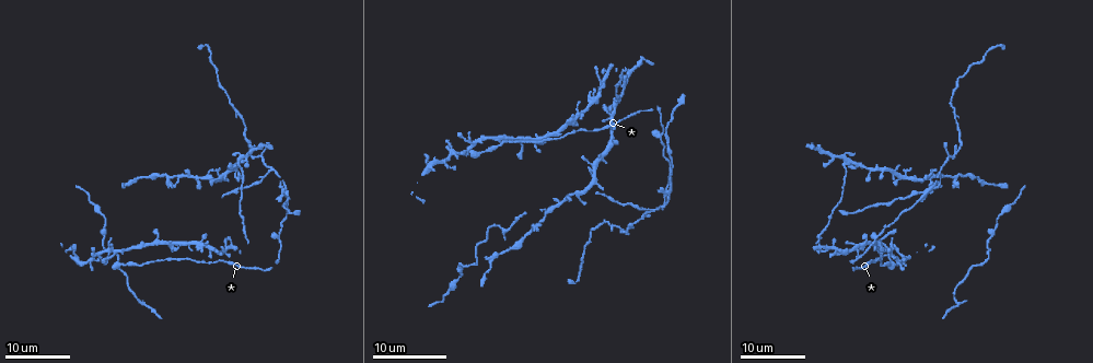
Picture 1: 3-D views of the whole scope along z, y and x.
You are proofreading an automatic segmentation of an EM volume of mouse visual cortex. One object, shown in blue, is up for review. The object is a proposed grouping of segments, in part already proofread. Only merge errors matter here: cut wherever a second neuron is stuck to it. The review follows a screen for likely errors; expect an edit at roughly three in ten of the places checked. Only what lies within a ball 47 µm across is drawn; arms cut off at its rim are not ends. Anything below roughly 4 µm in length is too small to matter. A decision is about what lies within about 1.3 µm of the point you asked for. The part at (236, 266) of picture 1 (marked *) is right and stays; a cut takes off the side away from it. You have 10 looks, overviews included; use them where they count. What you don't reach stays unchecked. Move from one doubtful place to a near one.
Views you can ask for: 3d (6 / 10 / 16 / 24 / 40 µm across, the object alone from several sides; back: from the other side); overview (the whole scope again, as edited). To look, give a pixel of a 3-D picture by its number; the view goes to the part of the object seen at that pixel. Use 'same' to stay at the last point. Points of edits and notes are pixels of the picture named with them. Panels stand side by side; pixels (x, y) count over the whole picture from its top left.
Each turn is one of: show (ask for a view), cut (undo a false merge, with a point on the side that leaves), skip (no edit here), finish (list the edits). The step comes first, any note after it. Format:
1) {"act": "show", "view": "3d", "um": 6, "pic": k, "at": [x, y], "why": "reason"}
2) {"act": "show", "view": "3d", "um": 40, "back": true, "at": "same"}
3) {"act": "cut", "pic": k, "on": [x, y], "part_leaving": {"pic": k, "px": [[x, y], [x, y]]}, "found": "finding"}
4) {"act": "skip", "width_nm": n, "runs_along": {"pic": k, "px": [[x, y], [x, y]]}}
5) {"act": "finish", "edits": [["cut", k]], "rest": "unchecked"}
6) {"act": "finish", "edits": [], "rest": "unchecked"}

{"act": "show", "view": "3d", "um": 24, "pic": 1, "at": [942, 168], "why": "arms part here"}

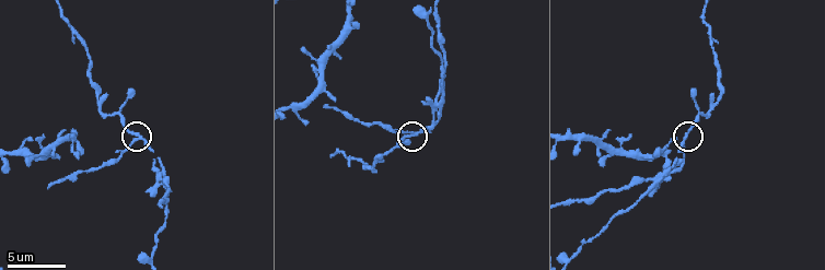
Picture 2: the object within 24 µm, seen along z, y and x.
{"act": "show", "view": "3d", "um": 6, "pic": 2, "at": [412, 136], "why": "closer look"}

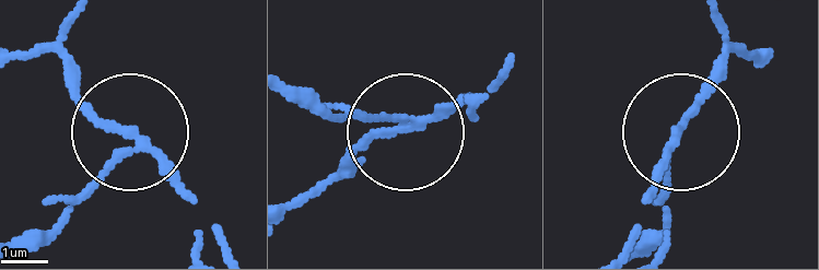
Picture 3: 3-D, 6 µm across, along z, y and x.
{"act": "cut", "pic": 3, "on": [78, 197], "arms": 3, "part_leaving": {"pic": 3, "px": [[124, 156], [57, 223], [10, 246]]}, "found": "two neurons meet here"}

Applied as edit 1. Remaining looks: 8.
{"act": "show", "view": "overview"}

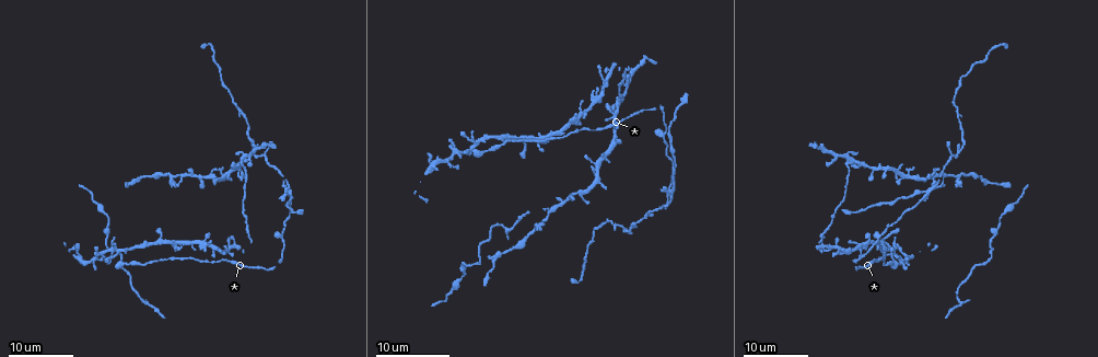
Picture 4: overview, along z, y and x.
{"act": "show", "view": "3d", "um": 24, "pic": 4, "at": [615, 135], "why": "three arms meet"}

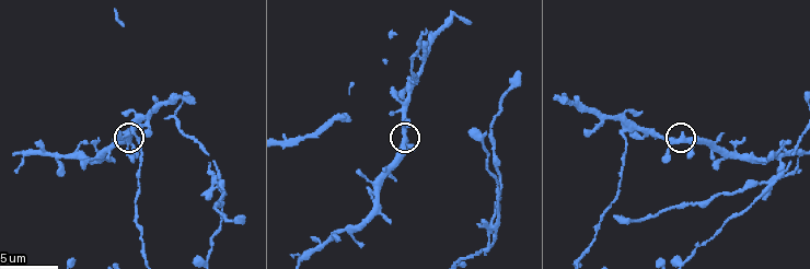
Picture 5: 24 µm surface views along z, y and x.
{"act": "show", "view": "3d", "um": 6, "pic": 5, "at": [403, 135], "why": "closer look"}

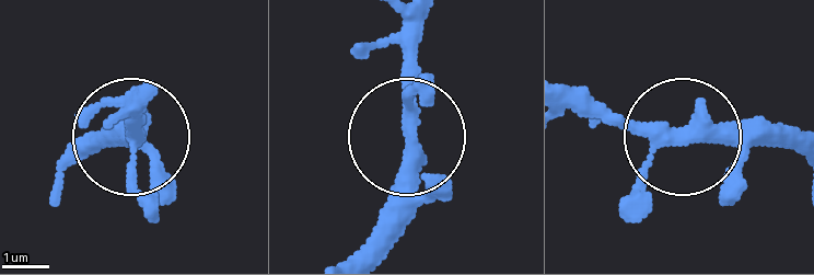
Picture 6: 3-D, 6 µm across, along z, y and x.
{"act": "skip", "runs_along": {"pic": 6, "px": [[426, 19], [406, 78], [406, 219], [386, 251]]}, "found": "continuous, no second neuron"}

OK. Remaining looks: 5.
{"act": "show", "view": "3d", "um": 6, "pic": 5, "at": [412, 80], "why": "sudden change in width"}

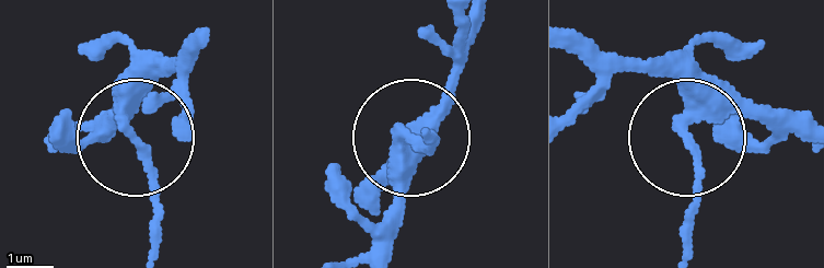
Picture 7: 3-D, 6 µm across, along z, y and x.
{"act": "cut", "pic": 7, "on": [155, 182], "part_leaving": {"pic": 7, "px": [[123, 124], [159, 249]]}, "found": "a second neuron is stuck on"}

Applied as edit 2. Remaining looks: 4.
{"act": "show", "view": "3d", "um": 6, "pic": 5, "at": [764, 182], "why": "arms run side by side"}

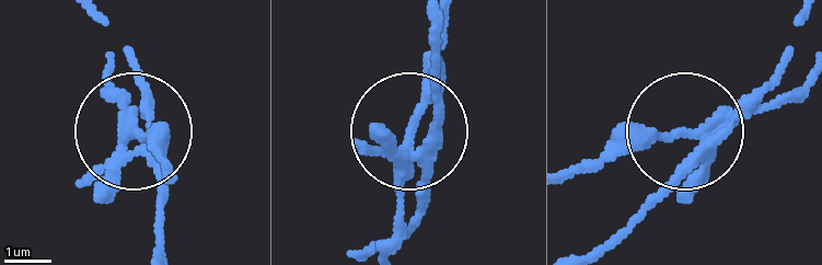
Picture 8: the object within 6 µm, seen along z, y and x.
{"act": "show", "view": "3d", "um": 6, "back": true, "pic": 8, "at": [137, 134]}

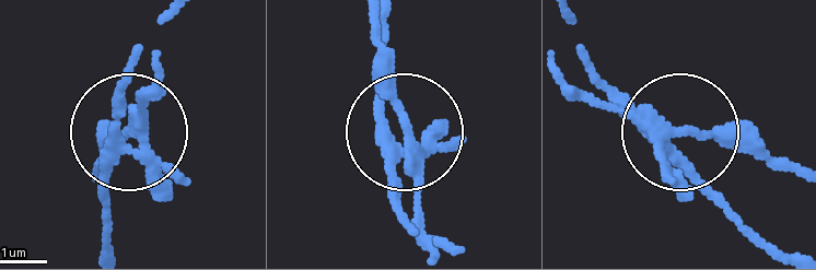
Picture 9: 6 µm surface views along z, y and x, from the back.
{"act": "cut", "pic": 9, "on": [394, 91], "arms": 5, "part_leaving": {"pic": 9, "px": [[428, 147], [412, 134], [373, 18]]}, "found": "a second neuron is stuck on"}

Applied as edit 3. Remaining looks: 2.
{"act": "finish", "edits": [["cut", 3], ["cut", 7], ["cut", 9]], "rest": "unchecked"}

